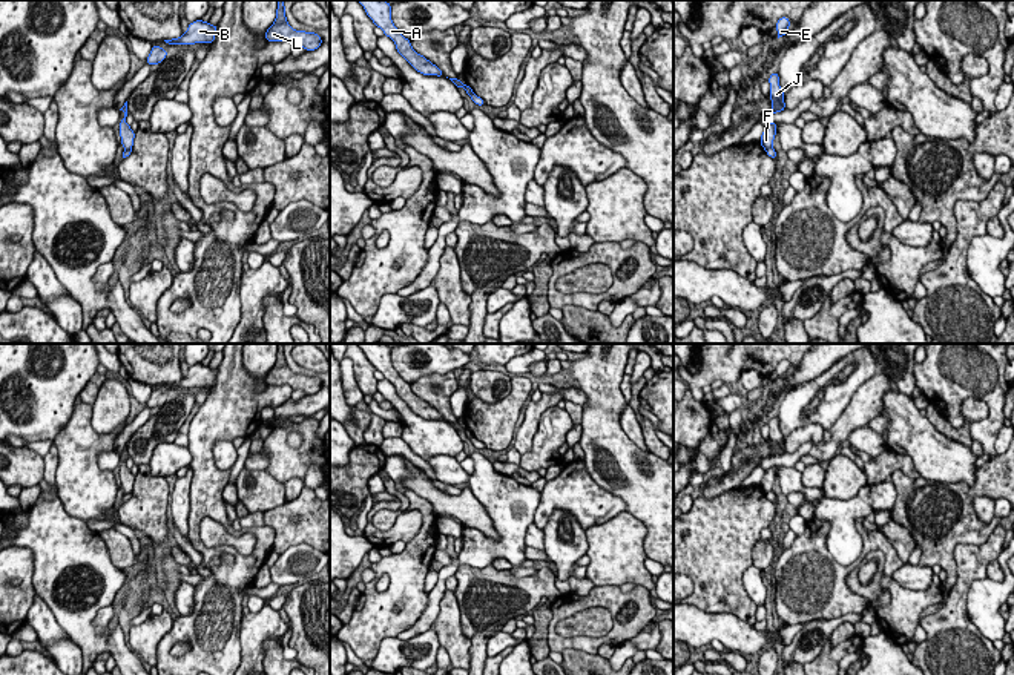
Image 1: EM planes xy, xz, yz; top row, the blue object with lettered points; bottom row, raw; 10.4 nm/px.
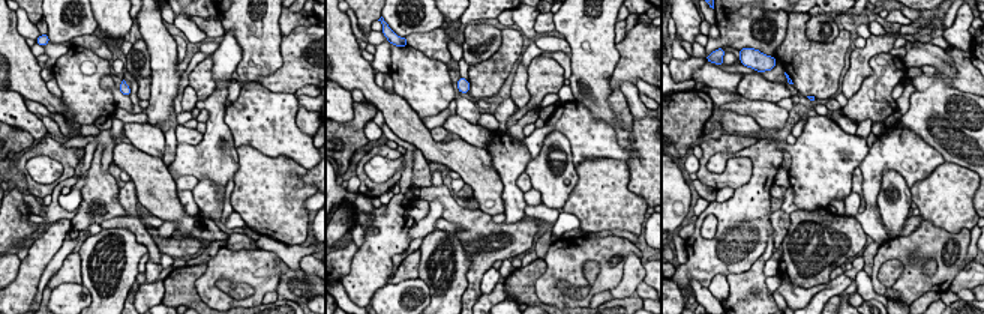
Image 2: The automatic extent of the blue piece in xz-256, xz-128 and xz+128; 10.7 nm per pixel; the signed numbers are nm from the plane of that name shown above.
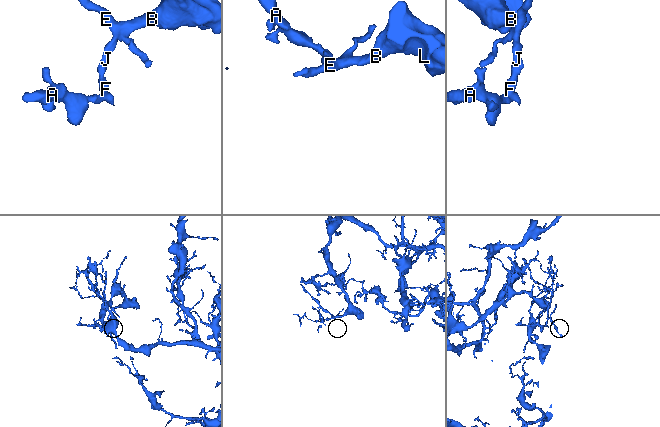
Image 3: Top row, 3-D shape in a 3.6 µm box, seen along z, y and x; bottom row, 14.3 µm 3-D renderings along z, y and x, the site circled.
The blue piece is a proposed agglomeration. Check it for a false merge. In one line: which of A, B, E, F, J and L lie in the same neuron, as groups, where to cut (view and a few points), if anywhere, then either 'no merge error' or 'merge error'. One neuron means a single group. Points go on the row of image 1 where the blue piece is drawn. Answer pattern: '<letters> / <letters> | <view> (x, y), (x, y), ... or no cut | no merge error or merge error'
A / B E F J L | xy (131, 148), (125, 151) | merge error

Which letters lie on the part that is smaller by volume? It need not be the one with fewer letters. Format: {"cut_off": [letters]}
{"cut_off": ["A"]}

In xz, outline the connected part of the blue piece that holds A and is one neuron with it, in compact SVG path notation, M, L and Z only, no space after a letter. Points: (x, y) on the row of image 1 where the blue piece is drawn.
M357 0L367 15L373 20L373 23L384 31L387 37L390 37L397 52L420 74L423 75L437 75L443 77L443 72L426 60L423 55L417 54L411 48L411 41L405 38L391 20L391 5L385 0Z

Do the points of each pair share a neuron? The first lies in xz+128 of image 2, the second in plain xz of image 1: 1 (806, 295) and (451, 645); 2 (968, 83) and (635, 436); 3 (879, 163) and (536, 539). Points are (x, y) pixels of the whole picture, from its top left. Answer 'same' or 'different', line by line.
1: same
2: different
3: different

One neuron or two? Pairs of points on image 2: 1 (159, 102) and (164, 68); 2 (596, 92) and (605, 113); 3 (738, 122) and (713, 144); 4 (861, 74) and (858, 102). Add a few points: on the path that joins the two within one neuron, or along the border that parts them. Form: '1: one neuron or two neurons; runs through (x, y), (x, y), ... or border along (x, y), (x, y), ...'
1: one neuron; runs through (162, 93), (164, 77)
2: one neuron; runs through (596, 96), (600, 108)
3: two neurons; border along (725, 131), (734, 134)
4: two neurons; border along (873, 56), (870, 59), (872, 72), (848, 99)

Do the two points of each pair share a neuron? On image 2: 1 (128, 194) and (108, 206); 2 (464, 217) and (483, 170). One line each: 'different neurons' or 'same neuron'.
1: different neurons
2: different neurons

